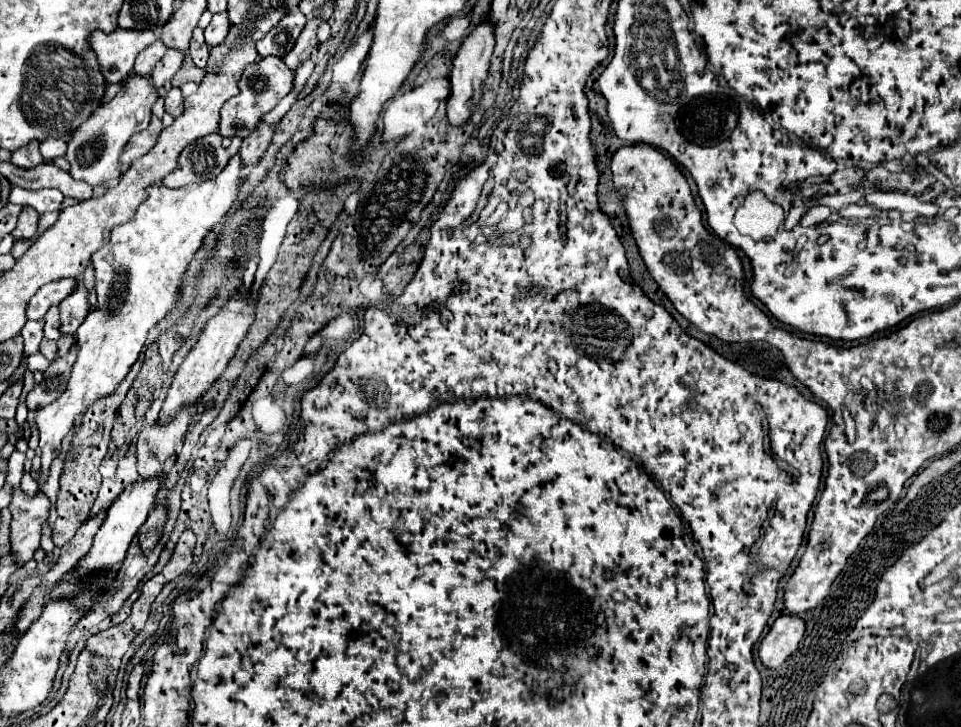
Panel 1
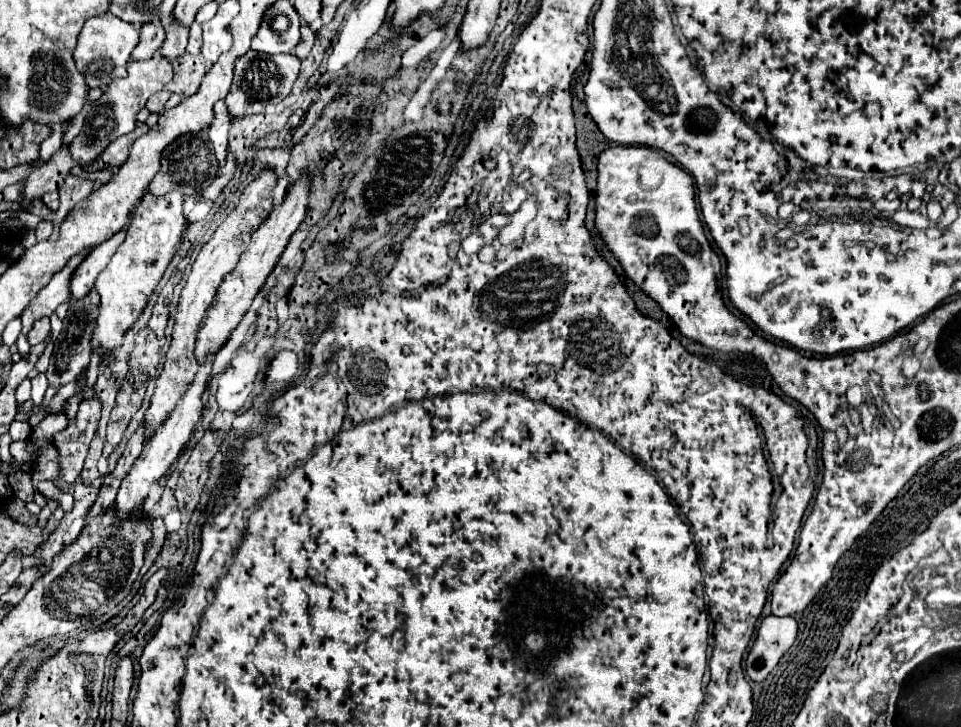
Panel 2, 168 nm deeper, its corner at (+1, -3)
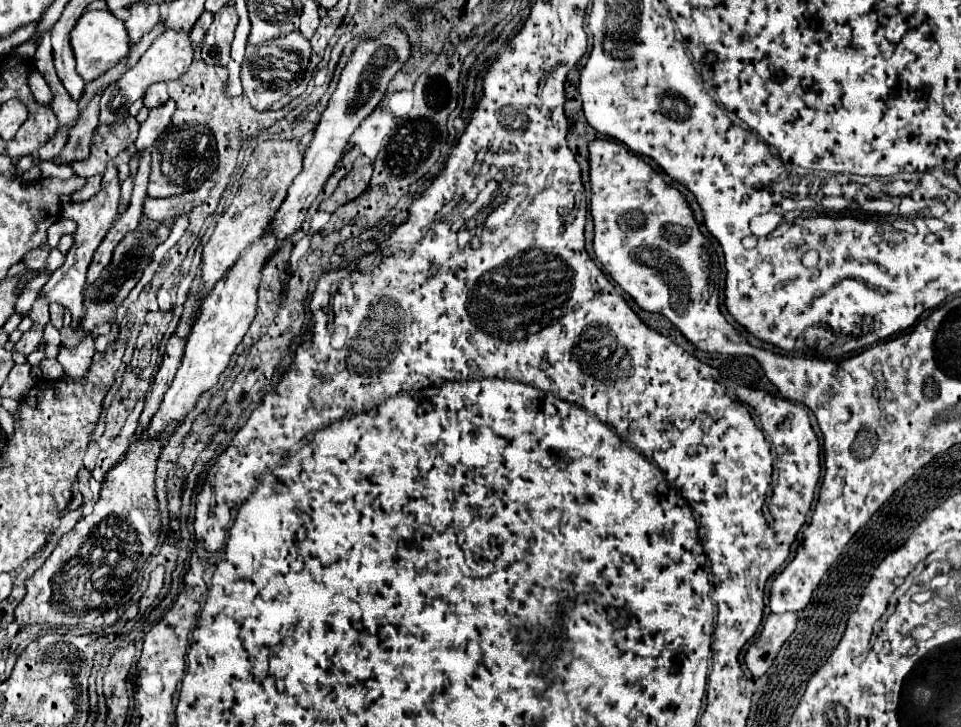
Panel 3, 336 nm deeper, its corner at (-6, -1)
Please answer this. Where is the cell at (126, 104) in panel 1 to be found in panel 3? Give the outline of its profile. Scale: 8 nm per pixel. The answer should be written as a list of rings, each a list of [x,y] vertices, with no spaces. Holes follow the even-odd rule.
[[[167,30],[163,36],[155,38],[151,48],[141,56],[141,60],[131,68],[127,70],[115,84],[111,84],[103,96],[101,96],[101,102],[99,102],[99,108],[101,108],[101,116],[99,116],[99,126],[103,124],[115,124],[115,122],[121,122],[129,116],[129,106],[135,102],[135,100],[143,100],[147,88],[155,82],[167,82],[167,80],[177,80],[181,78],[187,68],[191,66],[193,62],[193,46],[189,42],[189,36],[185,32],[175,32],[175,30]]]

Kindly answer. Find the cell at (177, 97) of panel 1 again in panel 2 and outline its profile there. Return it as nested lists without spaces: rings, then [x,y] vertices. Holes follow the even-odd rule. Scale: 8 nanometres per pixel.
[[[160,90],[158,94],[154,94],[154,96],[150,96],[150,98],[148,98],[146,108],[148,108],[150,112],[162,114],[162,112],[164,112],[164,104],[166,104],[166,100],[170,98],[170,94],[172,94],[172,92],[168,92],[168,90]]]

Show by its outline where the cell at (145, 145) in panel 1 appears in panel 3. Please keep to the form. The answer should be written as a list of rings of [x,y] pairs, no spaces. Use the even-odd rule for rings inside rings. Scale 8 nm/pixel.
[[[131,116],[121,124],[113,124],[113,128],[99,128],[91,140],[89,158],[77,164],[71,164],[75,174],[81,178],[103,174],[107,164],[115,160],[119,152],[129,150],[129,146],[137,140],[137,128],[139,128],[139,122]]]

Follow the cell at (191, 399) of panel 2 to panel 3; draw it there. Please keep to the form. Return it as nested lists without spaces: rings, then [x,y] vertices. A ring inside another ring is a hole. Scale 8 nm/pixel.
[[[263,236],[259,242],[253,242],[245,250],[245,256],[241,256],[241,264],[237,264],[237,268],[233,268],[233,272],[225,280],[221,280],[221,284],[217,284],[217,288],[207,296],[203,312],[189,334],[181,368],[177,370],[175,380],[161,402],[159,412],[151,420],[151,426],[147,430],[149,438],[155,438],[161,444],[165,444],[175,434],[175,430],[185,422],[185,418],[195,410],[197,400],[219,384],[219,376],[229,366],[229,360],[237,344],[243,340],[251,320],[255,318],[261,268],[273,248],[273,236]]]

